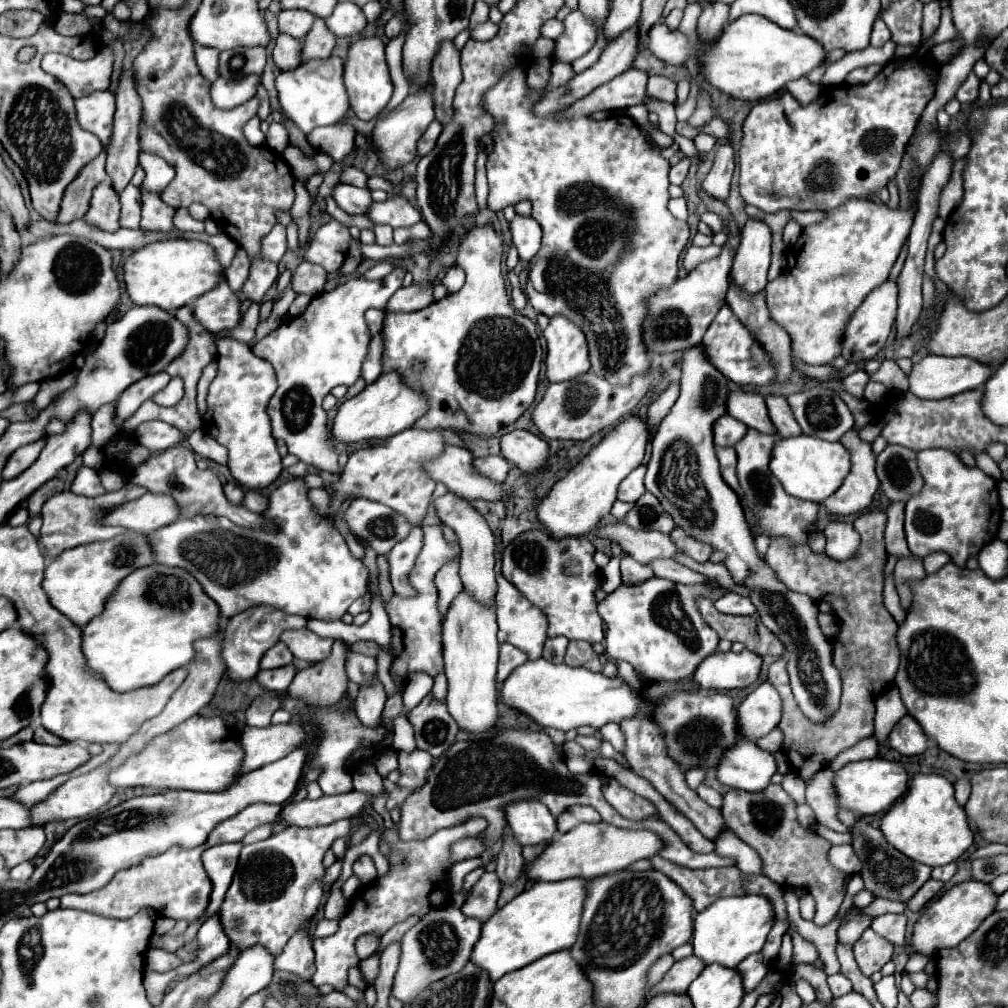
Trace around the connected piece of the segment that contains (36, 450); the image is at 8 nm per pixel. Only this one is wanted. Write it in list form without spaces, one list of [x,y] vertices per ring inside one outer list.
[[[44,436],[44,438],[40,438],[38,442],[32,442],[32,444],[28,444],[28,446],[18,448],[18,450],[8,458],[8,462],[6,462],[6,468],[4,468],[4,472],[2,472],[4,480],[16,478],[16,476],[22,474],[28,466],[32,466],[32,464],[36,462],[36,458],[40,456],[42,448],[46,446],[46,440],[48,440],[48,438]]]

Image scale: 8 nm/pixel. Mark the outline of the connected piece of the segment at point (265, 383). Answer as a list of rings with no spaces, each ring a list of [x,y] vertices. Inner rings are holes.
[[[222,336],[218,342],[218,376],[208,390],[208,410],[202,418],[202,430],[216,442],[228,448],[228,468],[232,478],[250,490],[262,490],[270,486],[280,470],[280,454],[272,438],[268,420],[268,400],[276,392],[276,374],[272,364],[252,354],[250,346],[230,336]]]

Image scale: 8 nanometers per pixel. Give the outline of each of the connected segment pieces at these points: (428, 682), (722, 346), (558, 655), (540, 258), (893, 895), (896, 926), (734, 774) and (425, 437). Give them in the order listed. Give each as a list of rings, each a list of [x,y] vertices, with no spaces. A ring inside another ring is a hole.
[[[412,672],[406,680],[406,690],[404,690],[404,706],[412,710],[420,700],[432,690],[434,680],[426,672]]]
[[[727,303],[722,306],[722,310],[714,318],[714,322],[710,324],[708,332],[704,334],[702,346],[704,346],[704,354],[708,356],[708,360],[728,380],[736,382],[738,386],[764,386],[774,380],[774,368],[770,364],[768,354],[764,350],[760,350],[760,346],[754,342],[750,332],[736,320],[736,316],[732,316],[732,310]]]
[[[564,636],[548,638],[546,644],[544,644],[542,656],[546,660],[552,660],[552,662],[562,662],[564,660],[564,654],[566,654],[566,646],[568,646],[568,640]]]
[[[554,62],[552,64],[552,76],[550,76],[546,88],[534,90],[526,82],[526,70],[520,68],[520,66],[512,66],[508,72],[504,72],[500,76],[500,80],[490,90],[484,92],[484,98],[482,98],[484,112],[494,120],[494,128],[490,132],[492,140],[494,140],[494,148],[488,154],[488,162],[486,162],[488,186],[490,186],[488,208],[496,212],[496,210],[504,210],[506,206],[516,206],[522,200],[532,202],[532,218],[542,226],[542,248],[536,254],[536,258],[530,262],[530,274],[528,274],[530,286],[526,286],[528,302],[534,306],[536,312],[544,314],[548,318],[564,316],[570,322],[574,322],[576,326],[580,326],[580,330],[584,332],[584,336],[588,340],[588,346],[590,346],[592,372],[602,376],[604,380],[608,380],[614,386],[628,386],[634,376],[646,374],[650,370],[648,348],[646,348],[644,338],[642,338],[642,324],[644,324],[644,318],[648,316],[648,300],[654,294],[658,294],[660,290],[664,290],[664,288],[668,288],[668,286],[672,286],[676,282],[676,278],[678,278],[678,258],[680,258],[680,252],[684,250],[684,246],[688,242],[690,232],[688,232],[688,224],[682,222],[682,220],[676,220],[666,208],[666,204],[670,200],[670,194],[668,194],[668,170],[670,170],[670,164],[668,164],[668,160],[664,160],[658,150],[650,148],[650,144],[644,140],[644,134],[642,134],[640,126],[628,114],[616,114],[616,116],[608,116],[604,120],[594,120],[588,114],[588,116],[578,116],[576,120],[574,118],[568,120],[568,118],[560,118],[562,112],[566,112],[566,108],[558,108],[556,112],[550,112],[546,116],[534,112],[534,106],[548,92],[552,92],[552,90],[556,90],[560,86],[566,86],[574,76],[576,76],[576,72],[572,70],[570,64]]]
[[[858,816],[850,834],[852,834],[852,848],[854,848],[856,856],[862,858],[860,876],[864,880],[864,888],[868,892],[872,892],[874,898],[900,900],[900,902],[906,904],[920,890],[920,886],[930,878],[932,868],[928,868],[924,864],[918,864],[918,862],[910,860],[908,856],[904,856],[902,852],[898,852],[896,848],[892,848],[884,840],[884,834],[878,828],[870,826],[866,820],[862,820],[862,816]]]
[[[886,913],[872,921],[871,929],[878,932],[892,944],[904,944],[906,934],[906,916],[904,914]]]
[[[742,740],[724,754],[716,772],[718,780],[730,788],[760,792],[768,788],[772,776],[778,772],[778,764],[770,752],[758,748],[750,740]]]
[[[408,428],[384,442],[386,446],[368,446],[350,454],[348,464],[342,468],[342,474],[332,484],[332,490],[342,500],[366,498],[380,502],[404,516],[412,526],[420,526],[422,518],[432,500],[434,482],[428,480],[428,474],[420,468],[420,460],[436,456],[444,446],[444,440],[438,430],[416,430]]]

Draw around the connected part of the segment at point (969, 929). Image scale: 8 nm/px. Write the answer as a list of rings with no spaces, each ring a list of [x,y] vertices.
[[[968,880],[968,882],[952,886],[936,902],[932,902],[924,910],[920,920],[916,922],[914,936],[912,936],[912,948],[920,954],[934,954],[940,948],[952,948],[960,944],[980,926],[984,918],[988,918],[996,910],[996,902],[998,902],[998,896],[986,882]]]

